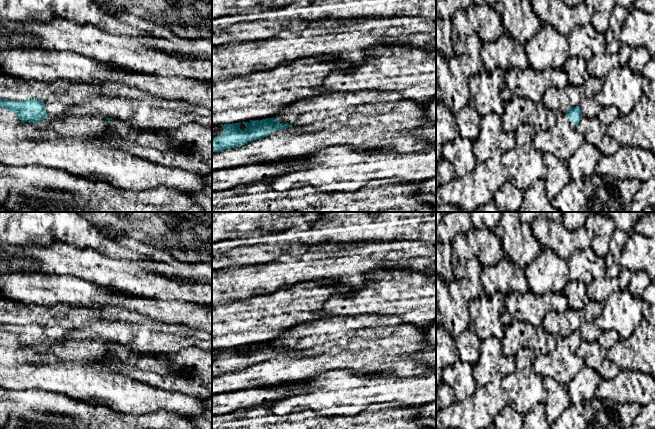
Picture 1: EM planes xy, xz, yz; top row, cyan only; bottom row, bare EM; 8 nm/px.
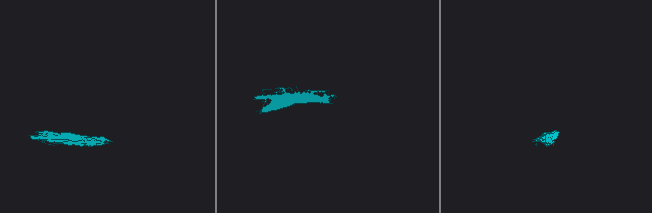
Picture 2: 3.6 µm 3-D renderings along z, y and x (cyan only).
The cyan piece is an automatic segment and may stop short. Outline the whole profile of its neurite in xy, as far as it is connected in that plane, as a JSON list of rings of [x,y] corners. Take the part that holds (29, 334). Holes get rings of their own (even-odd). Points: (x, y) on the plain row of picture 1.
[[[0,323],[0,365],[45,365],[63,362],[51,353],[39,352],[36,347],[49,342],[40,323],[13,325]]]

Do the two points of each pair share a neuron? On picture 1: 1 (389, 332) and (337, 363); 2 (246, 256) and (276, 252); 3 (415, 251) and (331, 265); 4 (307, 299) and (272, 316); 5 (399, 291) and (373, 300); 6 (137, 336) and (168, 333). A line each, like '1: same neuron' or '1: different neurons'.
1: same neuron
2: same neuron
3: same neuron
4: same neuron
5: same neuron
6: same neuron

